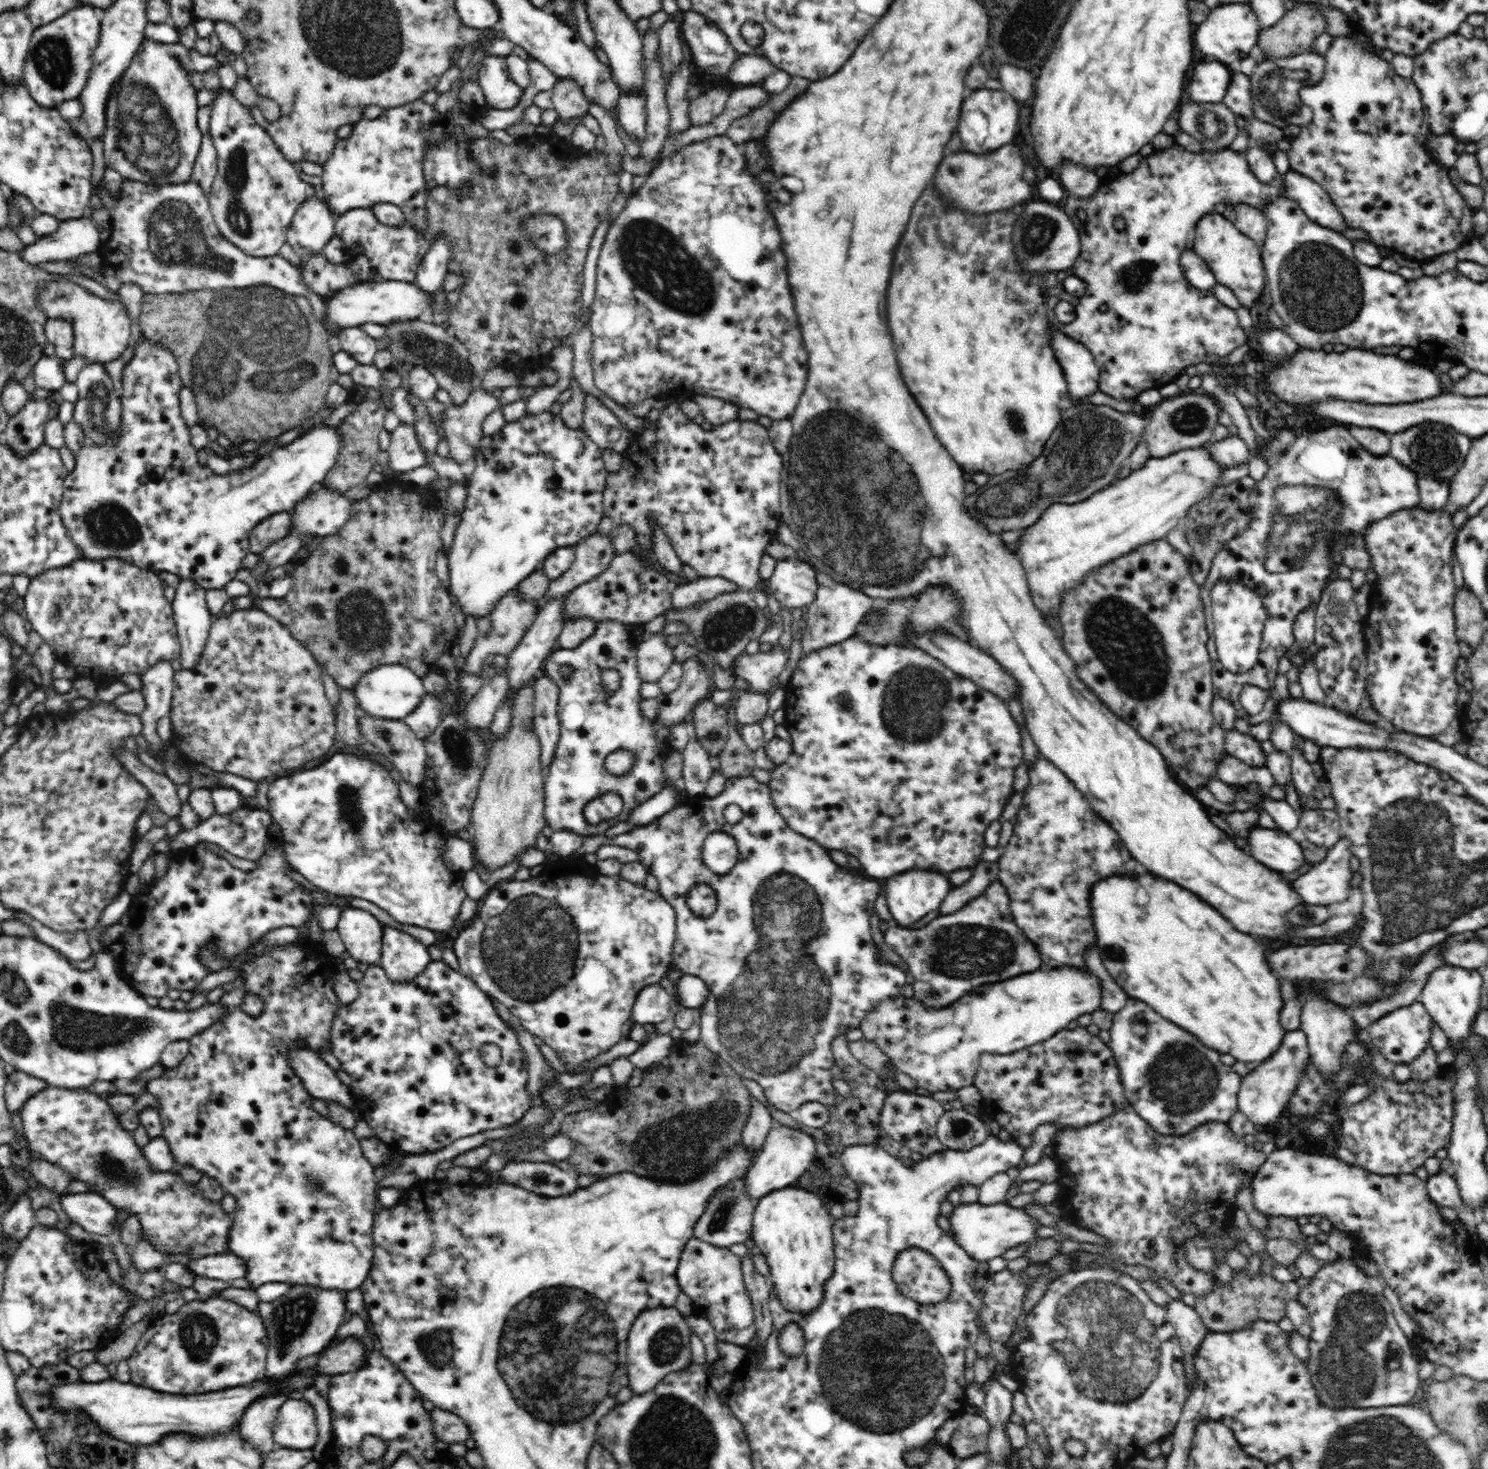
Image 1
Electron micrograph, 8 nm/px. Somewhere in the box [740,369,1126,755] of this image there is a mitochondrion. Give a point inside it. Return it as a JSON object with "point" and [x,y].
{"point":[889,547]}

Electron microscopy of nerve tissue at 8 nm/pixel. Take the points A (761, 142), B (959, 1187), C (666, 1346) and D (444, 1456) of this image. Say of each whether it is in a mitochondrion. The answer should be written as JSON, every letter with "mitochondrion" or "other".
{"A":"other","B":"other","C":"mitochondrion","D":"other"}

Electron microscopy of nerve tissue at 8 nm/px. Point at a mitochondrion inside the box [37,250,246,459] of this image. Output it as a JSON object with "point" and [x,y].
{"point":[96,397]}

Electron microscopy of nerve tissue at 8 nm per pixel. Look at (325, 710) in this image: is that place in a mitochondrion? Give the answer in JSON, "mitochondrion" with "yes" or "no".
{"mitochondrion":"no"}

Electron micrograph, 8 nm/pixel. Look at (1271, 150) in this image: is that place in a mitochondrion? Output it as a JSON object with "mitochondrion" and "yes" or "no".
{"mitochondrion":"no"}

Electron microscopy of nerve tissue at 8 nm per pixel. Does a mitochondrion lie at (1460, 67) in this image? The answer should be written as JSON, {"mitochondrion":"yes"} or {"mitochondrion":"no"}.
{"mitochondrion":"yes"}

